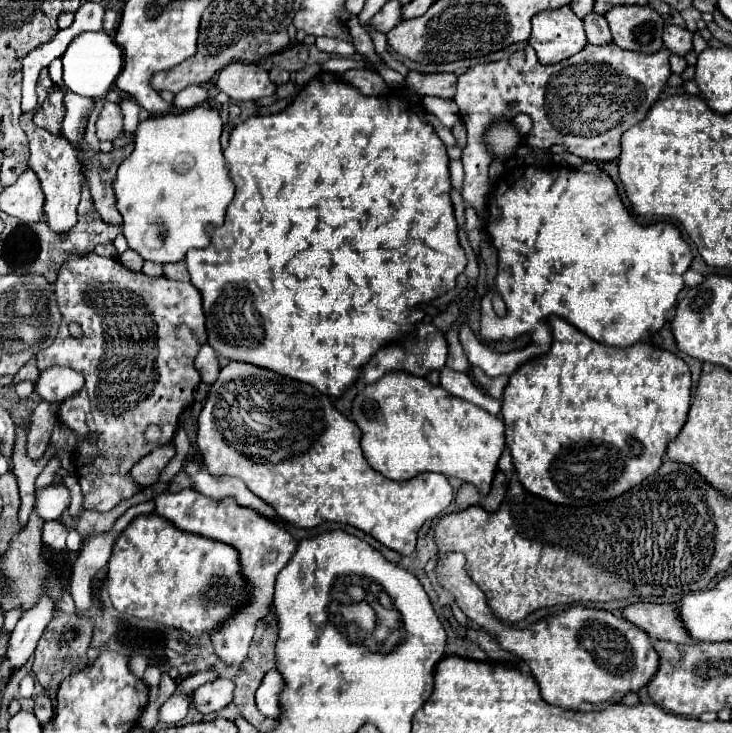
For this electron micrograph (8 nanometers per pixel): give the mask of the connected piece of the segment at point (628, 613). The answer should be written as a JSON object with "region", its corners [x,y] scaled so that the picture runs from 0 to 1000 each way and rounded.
{"region":[[[867,823],[851,831],[851,842],[878,858],[889,872],[908,872],[919,877],[952,877],[936,864],[925,842],[925,825],[892,825],[892,823]]]}

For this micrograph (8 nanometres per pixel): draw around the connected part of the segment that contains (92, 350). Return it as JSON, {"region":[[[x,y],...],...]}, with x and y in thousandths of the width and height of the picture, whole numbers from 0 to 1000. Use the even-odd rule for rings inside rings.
{"region":[[[130,345],[94,351],[75,383],[75,402],[86,430],[86,443],[72,471],[51,482],[51,501],[59,506],[72,498],[86,498],[113,509],[116,514],[113,533],[83,550],[78,566],[81,574],[105,596],[102,632],[113,670],[113,694],[141,700],[193,670],[193,662],[179,653],[179,637],[209,613],[236,602],[245,563],[264,547],[264,531],[275,520],[275,512],[266,503],[266,487],[272,473],[283,465],[275,402],[261,386],[182,372],[165,362],[163,353],[135,351]],[[94,438],[102,438],[113,449],[111,460],[94,454]],[[97,558],[113,558],[119,566],[94,566]],[[209,583],[217,588],[206,596],[204,588]],[[124,593],[133,599],[122,602]]]}

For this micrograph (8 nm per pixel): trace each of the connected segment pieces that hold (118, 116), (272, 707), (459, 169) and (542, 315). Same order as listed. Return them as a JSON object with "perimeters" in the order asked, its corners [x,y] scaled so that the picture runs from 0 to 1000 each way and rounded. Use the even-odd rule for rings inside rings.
{"perimeters":[[[[141,141],[133,162],[133,187],[138,192],[154,192],[168,179],[168,154],[160,141]]],[[[370,913],[362,918],[354,940],[351,940],[351,948],[348,948],[348,959],[351,959],[351,967],[362,975],[362,978],[378,978],[384,973],[384,965],[381,965],[381,945],[387,940],[387,924],[378,918],[378,913]]],[[[627,217],[616,220],[613,222],[613,233],[616,233],[616,250],[622,255],[630,255],[630,247],[633,247],[633,225],[630,225],[630,220]]],[[[728,225],[723,228],[695,228],[687,233],[687,239],[676,247],[676,255],[673,255],[673,263],[668,269],[668,277],[665,277],[665,318],[671,321],[671,329],[682,345],[682,364],[679,364],[679,378],[676,378],[676,389],[673,389],[673,397],[668,397],[660,411],[657,411],[657,438],[654,438],[654,452],[643,452],[638,446],[633,446],[633,452],[627,454],[627,465],[638,482],[638,490],[641,495],[646,495],[649,501],[657,501],[668,514],[682,514],[682,512],[698,512],[704,509],[712,498],[717,498],[720,492],[736,487],[736,484],[745,484],[751,476],[754,468],[754,453],[749,443],[747,432],[753,430],[761,430],[761,432],[769,432],[772,438],[783,441],[791,446],[791,452],[796,452],[799,457],[805,457],[807,462],[818,465],[818,468],[827,468],[827,471],[835,471],[835,473],[859,473],[859,471],[867,471],[889,457],[895,457],[911,438],[911,427],[914,422],[919,422],[919,416],[925,413],[925,402],[930,400],[930,394],[936,392],[933,386],[933,372],[941,367],[941,359],[944,359],[944,340],[941,334],[930,326],[930,318],[922,307],[917,304],[895,304],[895,307],[873,307],[862,291],[857,288],[857,282],[851,280],[846,263],[843,263],[843,252],[837,250],[837,244],[827,236],[827,233],[818,233],[818,236],[791,236],[791,233],[783,233],[775,228],[761,228],[755,233],[747,233],[747,231],[734,231]],[[673,402],[684,402],[687,411],[693,413],[693,430],[690,432],[679,432],[679,427],[673,424],[673,416],[671,416],[671,405]],[[734,443],[749,443],[747,450],[734,446]]]]}

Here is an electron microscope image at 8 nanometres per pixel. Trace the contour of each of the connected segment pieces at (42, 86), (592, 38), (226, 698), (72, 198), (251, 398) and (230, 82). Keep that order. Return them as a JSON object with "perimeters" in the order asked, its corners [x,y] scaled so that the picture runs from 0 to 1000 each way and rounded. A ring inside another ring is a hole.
{"perimeters":[[[[56,94],[53,100],[53,111],[51,111],[51,132],[53,132],[53,141],[61,138],[64,127],[72,121],[72,111],[67,108],[67,97],[64,94]]],[[[805,18],[796,29],[799,29],[799,45],[802,45],[805,59],[810,59],[810,61],[835,59],[835,42],[832,42],[827,23],[821,23],[816,18]]],[[[299,924],[299,926],[286,929],[286,932],[275,935],[272,940],[266,940],[264,959],[275,973],[299,970],[318,956],[318,940],[321,940],[321,932],[316,926]]],[[[42,154],[29,157],[29,176],[40,190],[40,203],[42,203],[40,228],[51,236],[61,263],[61,302],[72,318],[86,321],[105,304],[105,280],[108,280],[111,247],[113,247],[111,225],[105,220],[108,209],[89,187],[70,184],[67,179],[45,171]]],[[[313,492],[302,506],[299,506],[299,514],[296,520],[288,525],[286,531],[286,542],[280,547],[280,555],[272,566],[272,588],[269,588],[269,610],[272,610],[272,618],[277,623],[277,632],[283,637],[283,643],[294,651],[305,651],[305,648],[316,648],[316,651],[327,651],[335,656],[335,662],[351,675],[357,678],[359,683],[365,683],[387,711],[403,716],[403,719],[414,719],[414,722],[428,722],[428,719],[436,719],[441,711],[447,714],[471,714],[471,716],[480,716],[480,719],[488,719],[493,722],[496,727],[507,730],[510,735],[515,735],[520,744],[548,754],[548,757],[561,757],[564,749],[567,749],[567,738],[570,738],[570,724],[575,722],[575,716],[583,711],[583,708],[594,708],[600,700],[605,700],[611,694],[611,689],[616,686],[619,681],[619,667],[611,656],[608,648],[602,645],[575,645],[572,651],[564,651],[559,656],[551,656],[551,659],[542,659],[542,656],[534,656],[529,651],[523,651],[520,645],[510,643],[504,637],[504,632],[499,629],[496,623],[496,615],[493,615],[493,607],[490,607],[490,599],[493,599],[493,588],[490,583],[477,574],[471,566],[466,566],[458,555],[452,558],[452,544],[441,536],[436,536],[430,528],[425,525],[417,525],[417,523],[408,523],[408,520],[400,520],[395,514],[387,514],[381,509],[373,509],[367,503],[357,503],[357,501],[348,501],[348,498],[340,498],[340,495],[324,495],[324,492]]],[[[316,86],[302,94],[296,119],[318,138],[351,138],[376,127],[376,116],[370,113],[365,97],[354,89],[335,86]]]]}

